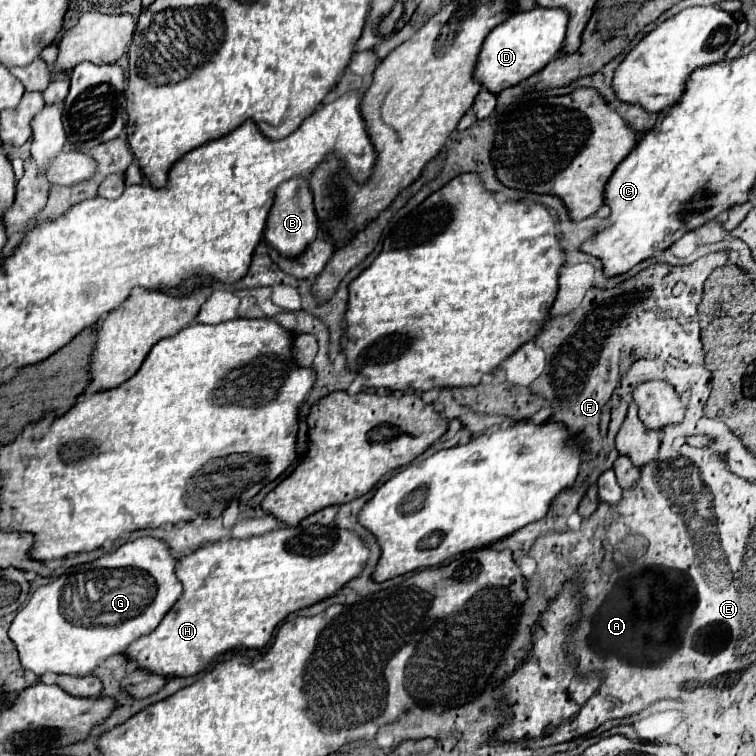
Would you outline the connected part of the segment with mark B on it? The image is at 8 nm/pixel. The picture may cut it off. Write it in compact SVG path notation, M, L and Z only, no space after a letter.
M292 178L292 180L284 182L284 186L280 186L276 190L276 200L274 200L274 208L270 212L270 218L268 218L264 242L268 246L272 246L280 256L284 256L284 258L294 256L296 258L318 236L318 230L320 230L318 218L314 212L312 192L310 192L308 184L302 178Z

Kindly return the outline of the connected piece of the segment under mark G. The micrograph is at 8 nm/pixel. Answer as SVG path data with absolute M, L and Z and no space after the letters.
M144 536L40 586L8 630L22 666L36 676L46 672L78 676L92 674L98 662L114 654L124 654L132 642L154 632L168 610L182 598L184 588L178 582L176 564L178 560L164 540Z

